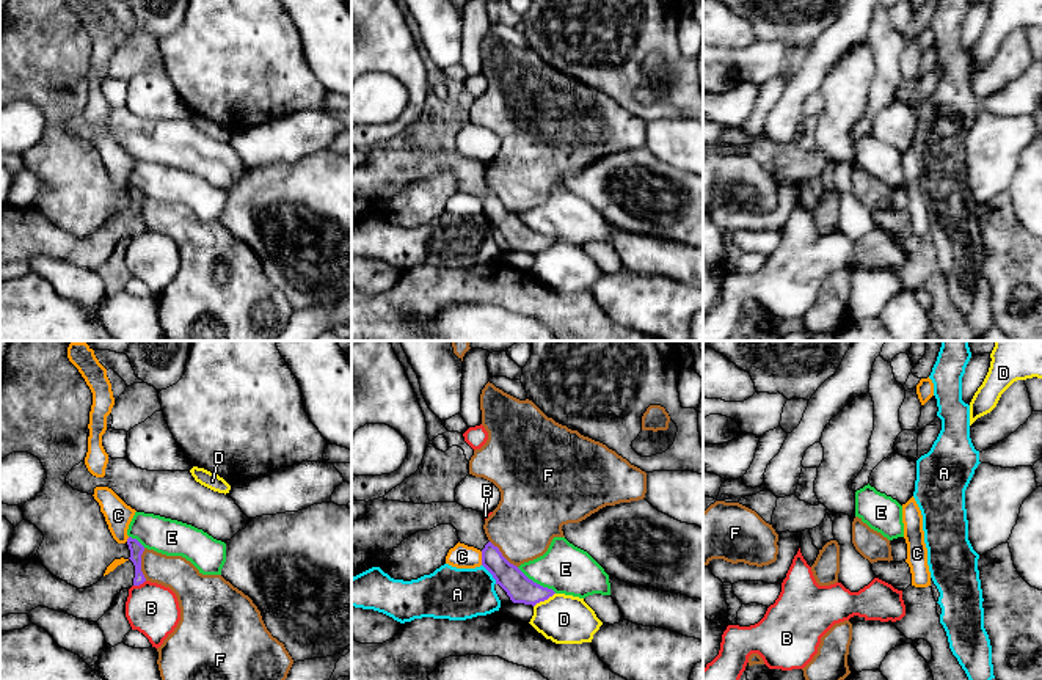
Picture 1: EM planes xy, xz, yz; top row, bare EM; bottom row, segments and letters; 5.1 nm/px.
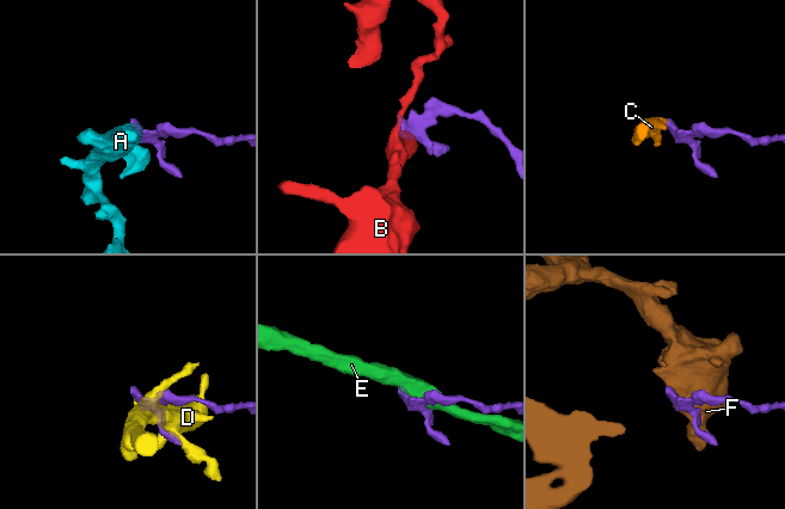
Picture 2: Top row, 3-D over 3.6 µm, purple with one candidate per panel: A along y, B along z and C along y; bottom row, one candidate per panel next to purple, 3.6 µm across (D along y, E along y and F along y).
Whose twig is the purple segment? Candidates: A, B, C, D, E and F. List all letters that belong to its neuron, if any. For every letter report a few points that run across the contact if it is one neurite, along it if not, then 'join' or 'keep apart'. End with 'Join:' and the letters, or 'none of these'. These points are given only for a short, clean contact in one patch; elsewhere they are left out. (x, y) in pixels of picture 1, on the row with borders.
A: line xz (482, 564), (496, 583); keep apart
B: line xy (145, 580), (134, 586); keep apart
C: line xz (480, 552), (482, 564); keep apart
D: keep apart
E: keep apart
F: keep apart
Join: none of these

